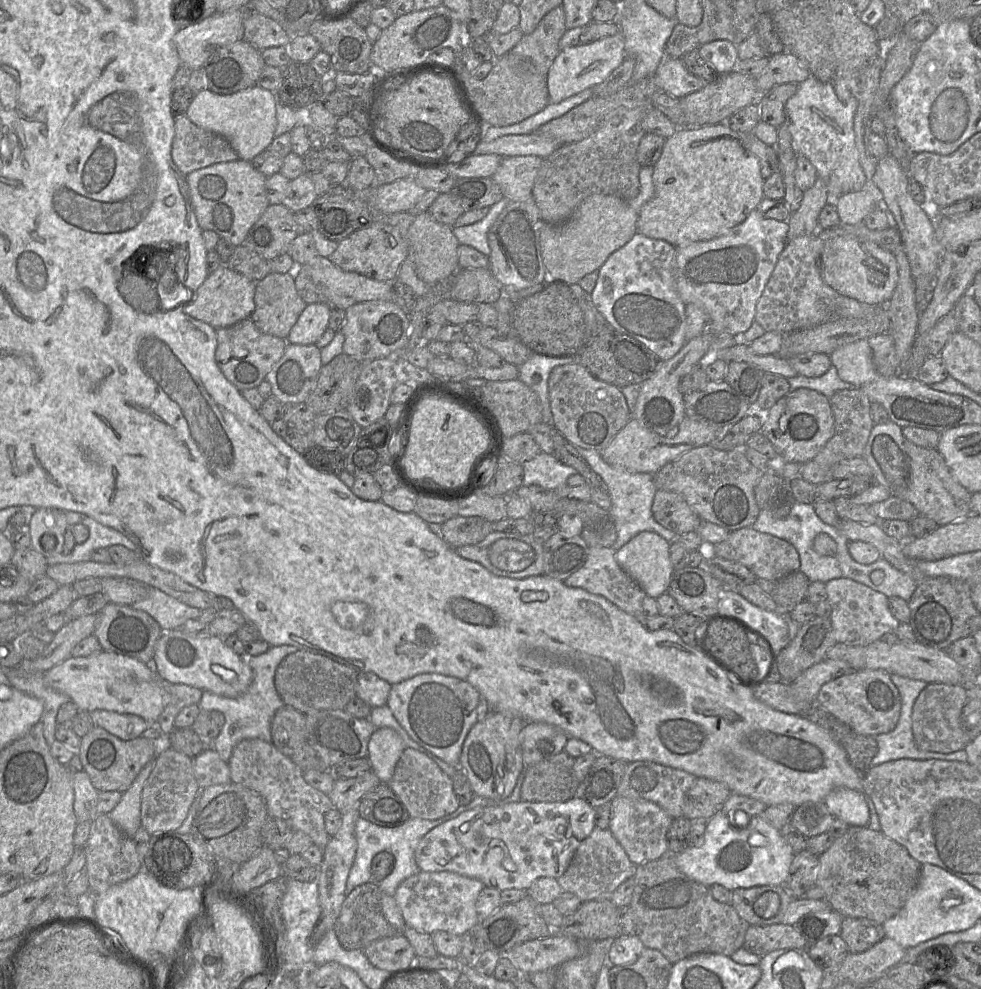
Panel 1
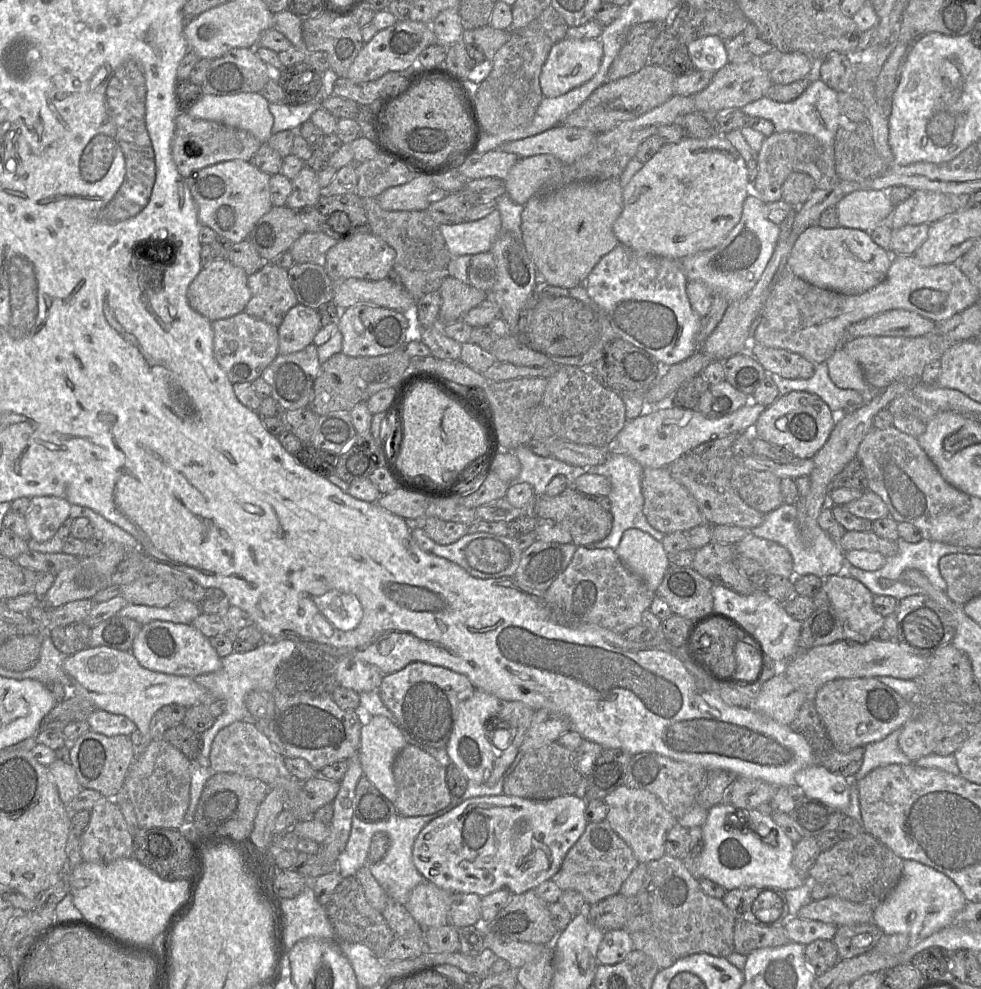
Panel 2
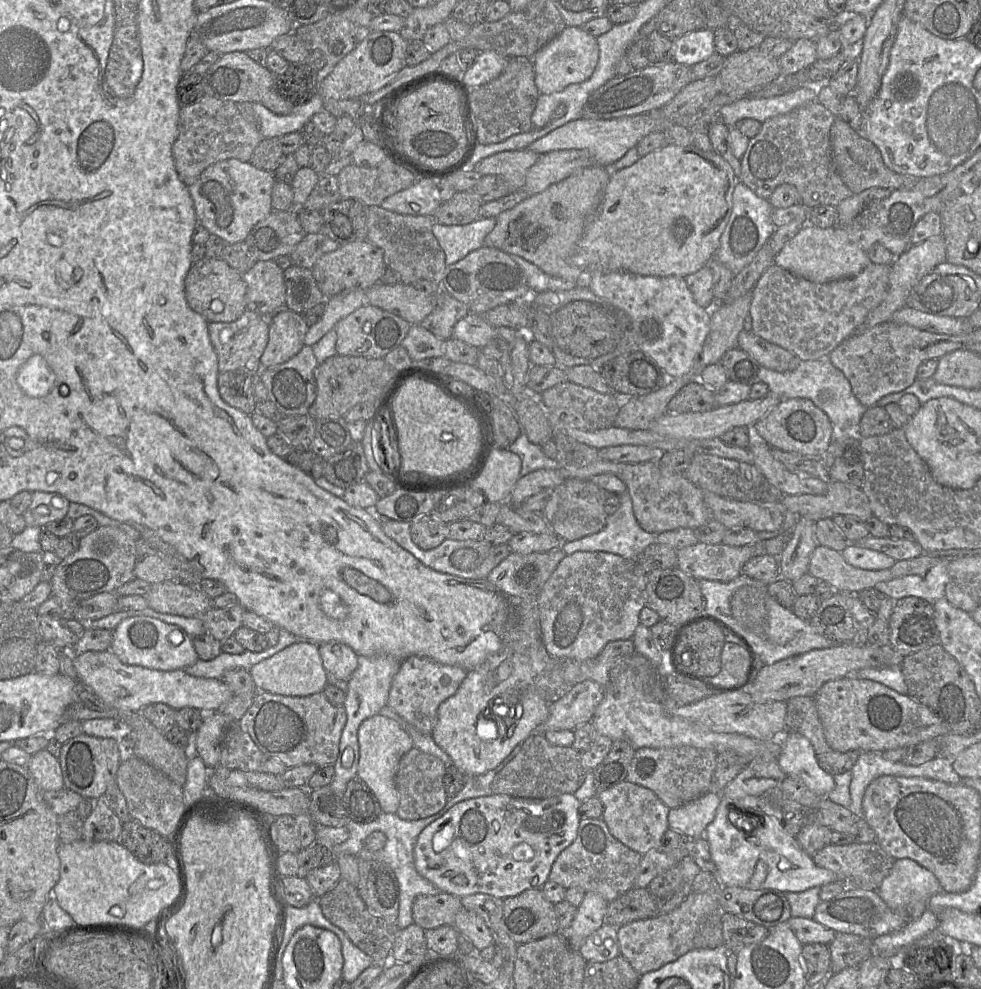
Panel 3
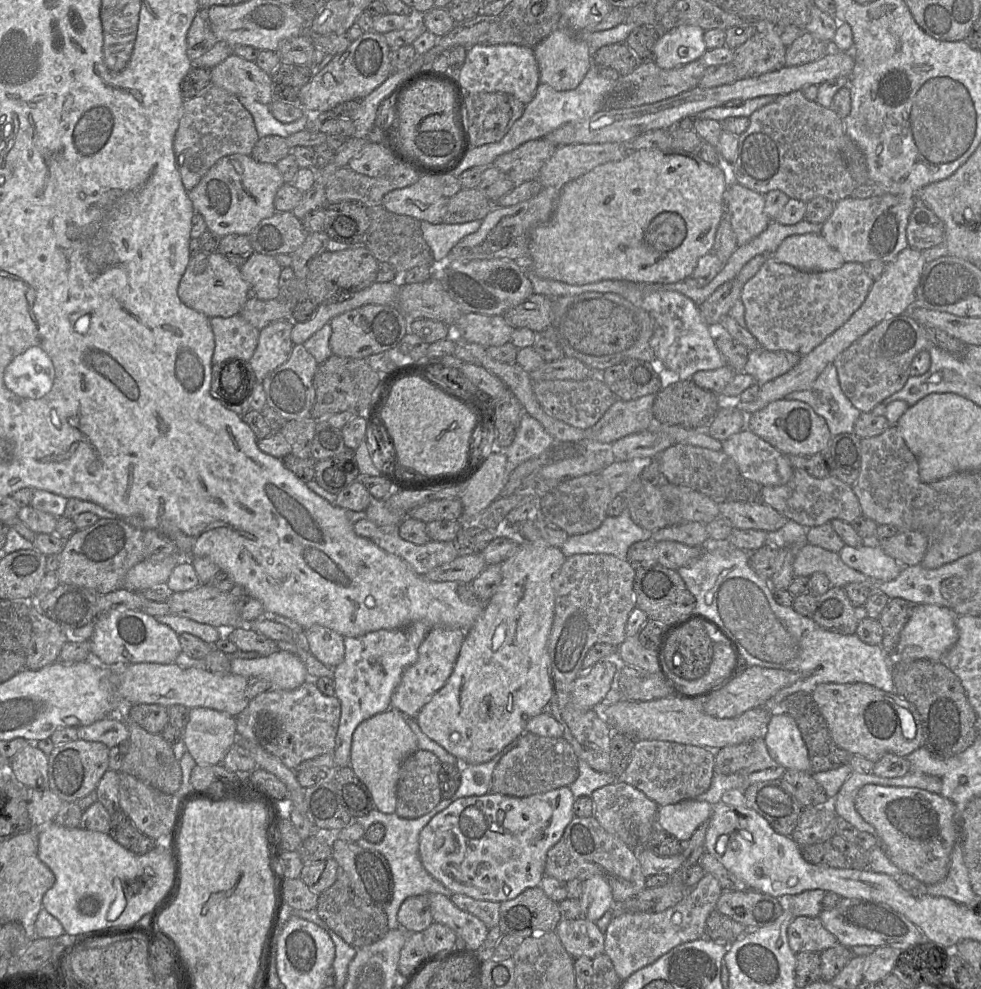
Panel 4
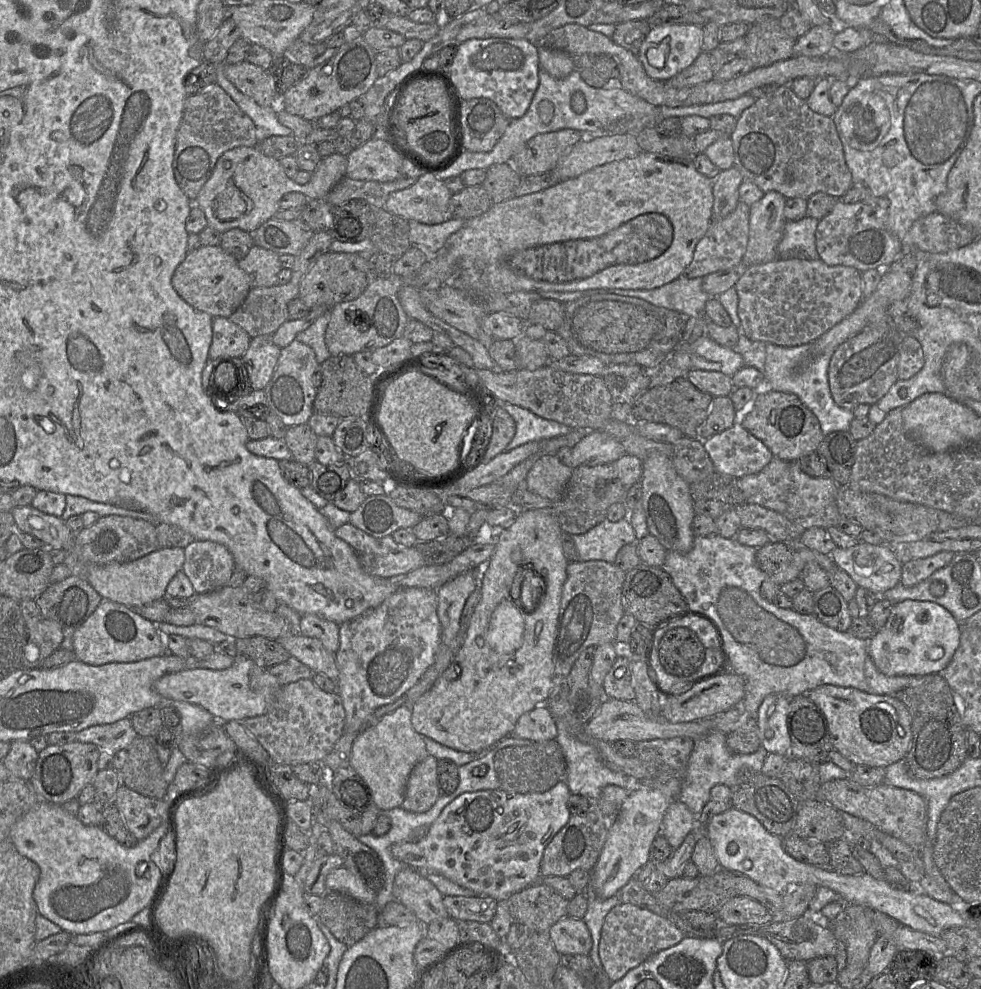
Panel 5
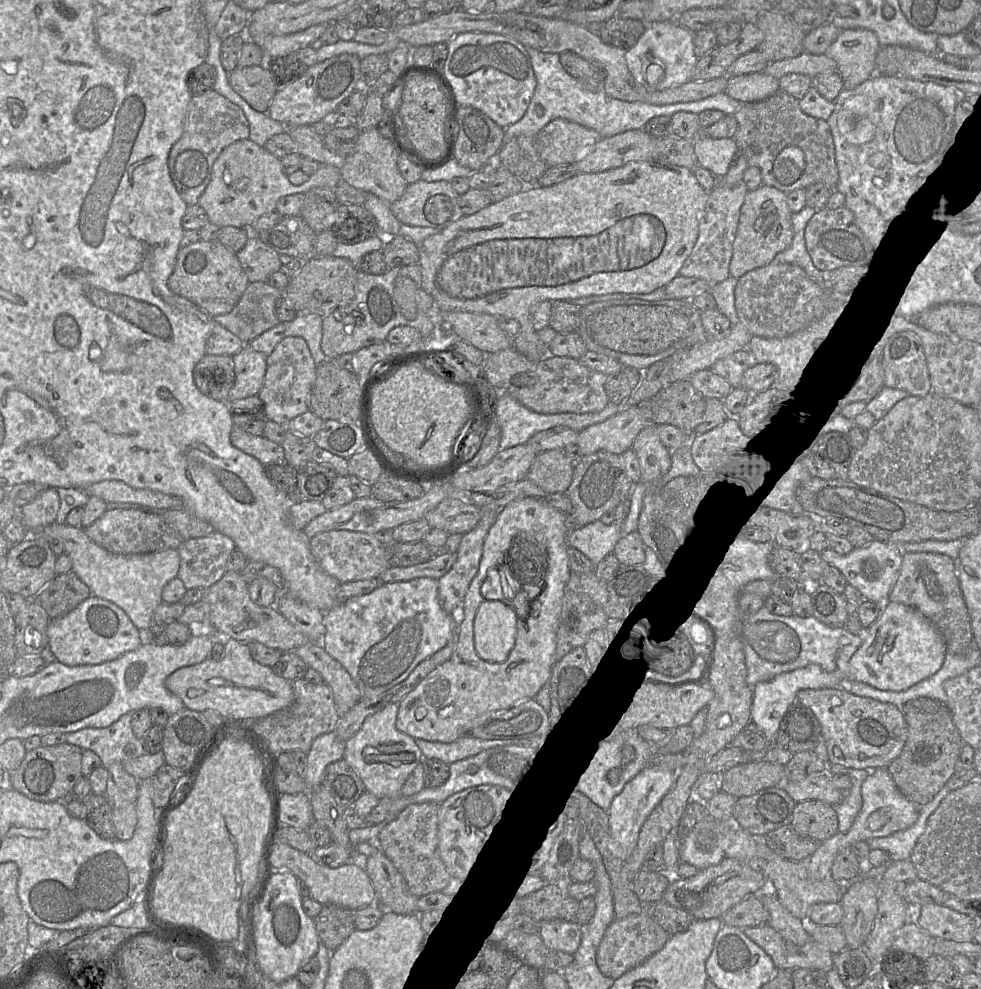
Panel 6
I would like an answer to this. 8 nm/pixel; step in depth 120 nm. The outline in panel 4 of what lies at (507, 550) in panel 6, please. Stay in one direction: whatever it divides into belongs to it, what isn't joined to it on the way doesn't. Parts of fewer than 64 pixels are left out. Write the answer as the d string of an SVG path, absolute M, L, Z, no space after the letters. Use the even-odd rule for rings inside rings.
M519 540L515 551L501 564L502 580L495 594L486 603L485 609L475 624L467 631L462 642L452 674L446 684L421 709L416 722L430 739L438 743L445 750L458 758L462 765L481 764L492 760L507 745L516 741L524 734L526 723L532 717L543 711L548 711L553 695L553 682L551 678L550 656L548 652L548 639L552 629L555 613L555 593L553 579L565 562L567 557L557 547L530 541Z

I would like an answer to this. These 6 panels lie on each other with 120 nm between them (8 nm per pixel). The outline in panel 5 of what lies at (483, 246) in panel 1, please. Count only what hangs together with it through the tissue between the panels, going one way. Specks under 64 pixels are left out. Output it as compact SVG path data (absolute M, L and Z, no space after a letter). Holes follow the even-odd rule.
M452 218L437 225L425 225L414 220L408 222L411 244L429 255L435 255L444 247L447 239L464 225L465 220Z

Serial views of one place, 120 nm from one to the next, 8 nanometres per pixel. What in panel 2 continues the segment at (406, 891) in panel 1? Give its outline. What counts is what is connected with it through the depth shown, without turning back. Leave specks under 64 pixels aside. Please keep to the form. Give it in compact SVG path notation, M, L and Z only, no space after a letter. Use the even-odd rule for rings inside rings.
M426 881L411 891L404 907L423 928L444 926L448 924L452 894Z

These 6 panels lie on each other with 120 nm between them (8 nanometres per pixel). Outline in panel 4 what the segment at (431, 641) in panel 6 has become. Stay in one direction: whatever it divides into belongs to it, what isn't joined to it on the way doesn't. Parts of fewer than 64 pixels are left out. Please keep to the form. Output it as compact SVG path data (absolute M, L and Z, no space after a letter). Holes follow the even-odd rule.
M414 622L399 629L381 629L357 637L344 637L343 661L333 668L335 696L341 704L341 717L334 758L336 768L350 766L352 737L365 720L391 708L391 698L406 668L418 658L418 650L430 627Z

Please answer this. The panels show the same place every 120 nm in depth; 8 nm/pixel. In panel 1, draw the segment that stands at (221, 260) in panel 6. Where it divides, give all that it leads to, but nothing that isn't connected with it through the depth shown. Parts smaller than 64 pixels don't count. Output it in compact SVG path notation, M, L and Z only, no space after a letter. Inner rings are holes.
M222 264L217 270L208 274L190 302L184 307L184 312L214 329L233 326L249 318L255 310L255 285L255 281Z

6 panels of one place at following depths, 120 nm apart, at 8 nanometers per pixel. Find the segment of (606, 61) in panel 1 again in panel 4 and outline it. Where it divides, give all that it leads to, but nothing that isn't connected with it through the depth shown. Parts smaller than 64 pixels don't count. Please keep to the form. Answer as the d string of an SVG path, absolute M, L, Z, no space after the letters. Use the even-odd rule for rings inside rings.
M570 28L555 29L533 50L538 64L540 82L556 91L569 91L578 87L591 67L589 45Z

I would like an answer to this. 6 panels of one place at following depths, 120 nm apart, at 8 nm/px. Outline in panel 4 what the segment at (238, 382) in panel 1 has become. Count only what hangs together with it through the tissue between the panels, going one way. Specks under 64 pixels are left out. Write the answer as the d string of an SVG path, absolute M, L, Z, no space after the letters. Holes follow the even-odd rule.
M239 314L229 318L211 318L210 324L215 340L212 364L220 364L228 360L248 363L257 347L260 330Z

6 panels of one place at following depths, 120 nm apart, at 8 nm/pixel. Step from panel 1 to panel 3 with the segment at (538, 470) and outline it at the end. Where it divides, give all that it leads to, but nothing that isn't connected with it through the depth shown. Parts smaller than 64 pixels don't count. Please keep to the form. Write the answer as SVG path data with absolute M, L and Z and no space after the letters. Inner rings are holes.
M522 432L509 448L505 449L509 449L521 458L520 477L539 469L560 469L560 465L556 459L546 456L541 446L532 443L525 432Z

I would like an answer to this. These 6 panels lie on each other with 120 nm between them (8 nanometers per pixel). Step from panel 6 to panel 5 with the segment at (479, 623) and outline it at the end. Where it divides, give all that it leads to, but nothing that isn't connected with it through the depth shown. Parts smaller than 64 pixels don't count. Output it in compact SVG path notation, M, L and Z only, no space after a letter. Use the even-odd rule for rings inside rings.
M512 600L501 602L494 610L487 632L487 642L499 654L516 651L523 643L525 623Z

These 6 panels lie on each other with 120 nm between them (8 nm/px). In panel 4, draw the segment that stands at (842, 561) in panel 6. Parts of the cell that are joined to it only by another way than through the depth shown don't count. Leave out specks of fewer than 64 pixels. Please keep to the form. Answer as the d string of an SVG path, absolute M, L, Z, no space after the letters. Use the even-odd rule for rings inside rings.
M866 541L858 547L845 545L838 555L847 566L864 574L875 583L891 581L902 570L902 566L887 555L876 541Z

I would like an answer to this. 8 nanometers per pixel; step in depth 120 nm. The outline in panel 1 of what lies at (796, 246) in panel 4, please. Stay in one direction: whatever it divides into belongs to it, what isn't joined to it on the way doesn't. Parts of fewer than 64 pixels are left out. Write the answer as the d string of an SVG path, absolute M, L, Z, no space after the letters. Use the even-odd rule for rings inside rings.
M841 235L826 242L820 257L824 282L836 292L869 305L885 305L898 282L898 266L893 253L853 235Z

